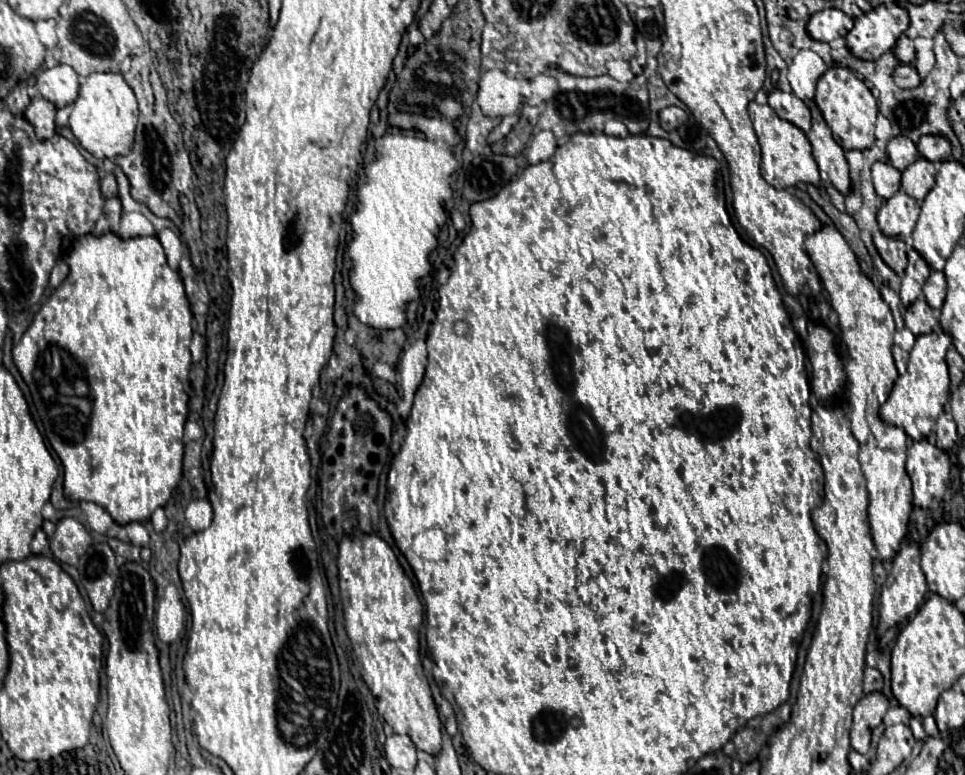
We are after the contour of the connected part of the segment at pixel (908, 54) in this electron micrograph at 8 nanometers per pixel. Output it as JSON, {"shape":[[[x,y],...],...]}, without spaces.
{"shape":[[[903,33],[899,39],[897,39],[897,45],[895,45],[895,49],[893,49],[893,53],[895,53],[895,57],[901,61],[901,63],[913,63],[913,59],[915,59],[915,47],[913,47],[913,41]]]}

